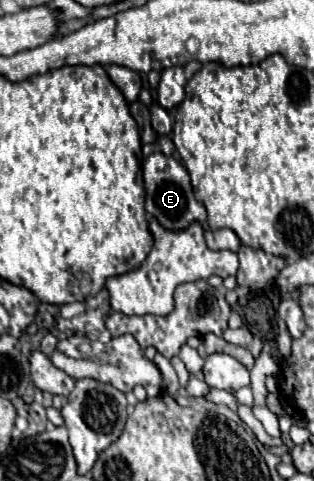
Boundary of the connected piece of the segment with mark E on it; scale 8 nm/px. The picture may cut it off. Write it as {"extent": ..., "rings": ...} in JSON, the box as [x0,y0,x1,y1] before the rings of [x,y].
{"extent":[141,152,207,230],"rings":[[[153,152],[146,157],[141,165],[143,180],[145,180],[145,190],[147,190],[147,200],[145,200],[145,210],[155,216],[165,228],[169,230],[183,230],[187,228],[193,220],[205,222],[207,214],[203,204],[199,204],[193,196],[193,188],[189,182],[189,174],[183,168],[181,162],[177,162],[173,156],[165,156],[161,152]]]}

